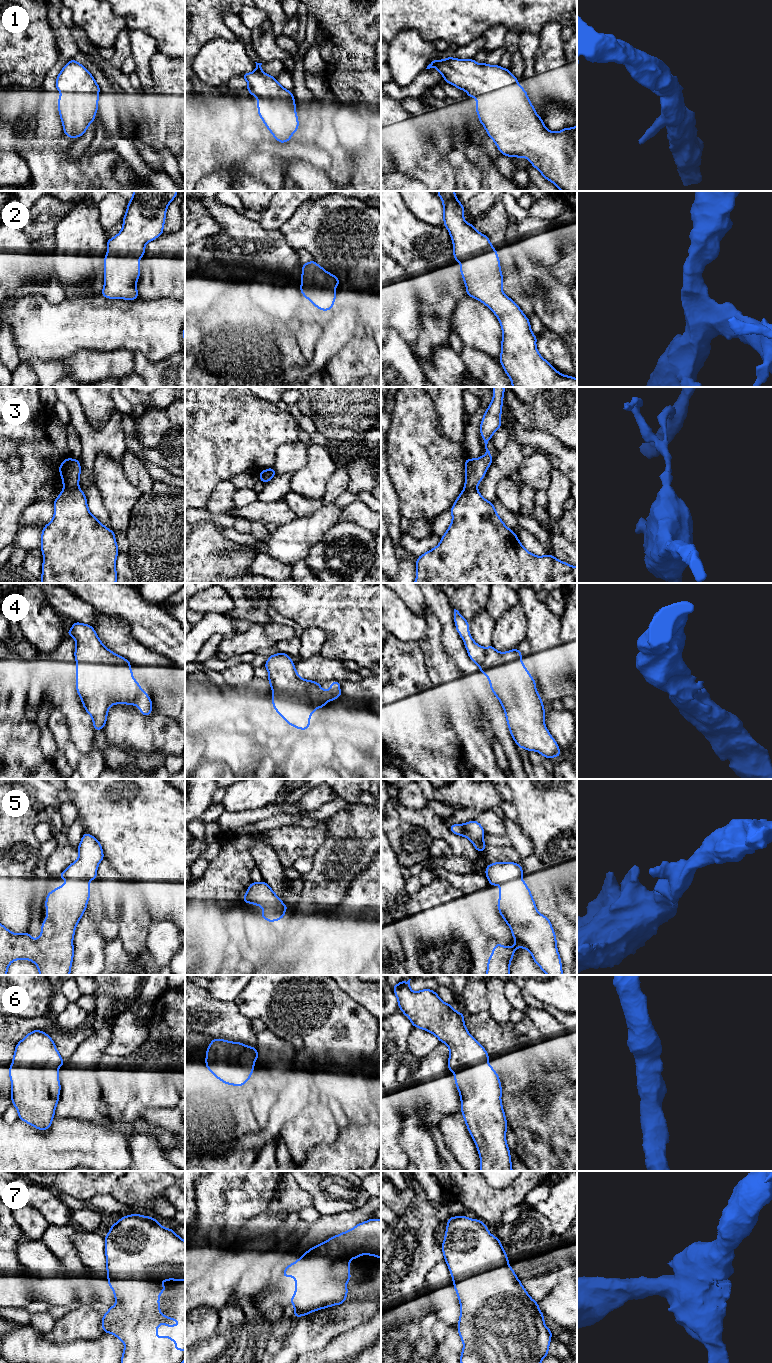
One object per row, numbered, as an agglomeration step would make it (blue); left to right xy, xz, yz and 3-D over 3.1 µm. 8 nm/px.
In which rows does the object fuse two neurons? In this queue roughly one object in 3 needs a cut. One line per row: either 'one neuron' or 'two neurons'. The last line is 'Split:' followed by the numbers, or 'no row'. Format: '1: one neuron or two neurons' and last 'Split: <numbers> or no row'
1: one neuron
2: one neuron
3: two neurons
4: one neuron
5: one neuron
6: one neuron
7: one neuron
Split: 3

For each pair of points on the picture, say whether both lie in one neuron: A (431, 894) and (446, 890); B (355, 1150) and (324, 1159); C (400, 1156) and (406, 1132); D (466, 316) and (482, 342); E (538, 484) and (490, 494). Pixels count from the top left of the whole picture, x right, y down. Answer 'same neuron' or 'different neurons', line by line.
A: same neuron
B: same neuron
C: different neurons
D: same neuron
E: different neurons

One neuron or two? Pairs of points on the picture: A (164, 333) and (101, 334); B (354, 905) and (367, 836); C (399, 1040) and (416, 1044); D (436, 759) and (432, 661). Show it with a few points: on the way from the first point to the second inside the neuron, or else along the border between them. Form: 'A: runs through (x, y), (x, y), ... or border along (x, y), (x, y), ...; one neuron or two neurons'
A: runs through (148, 333), (117, 333); one neuron
B: border along (370, 861), (368, 866), (351, 883), (346, 893); two neurons
C: border along (412, 1026), (407, 1039), (407, 1050); two neurons
D: border along (424, 663), (429, 679), (436, 686); two neurons

